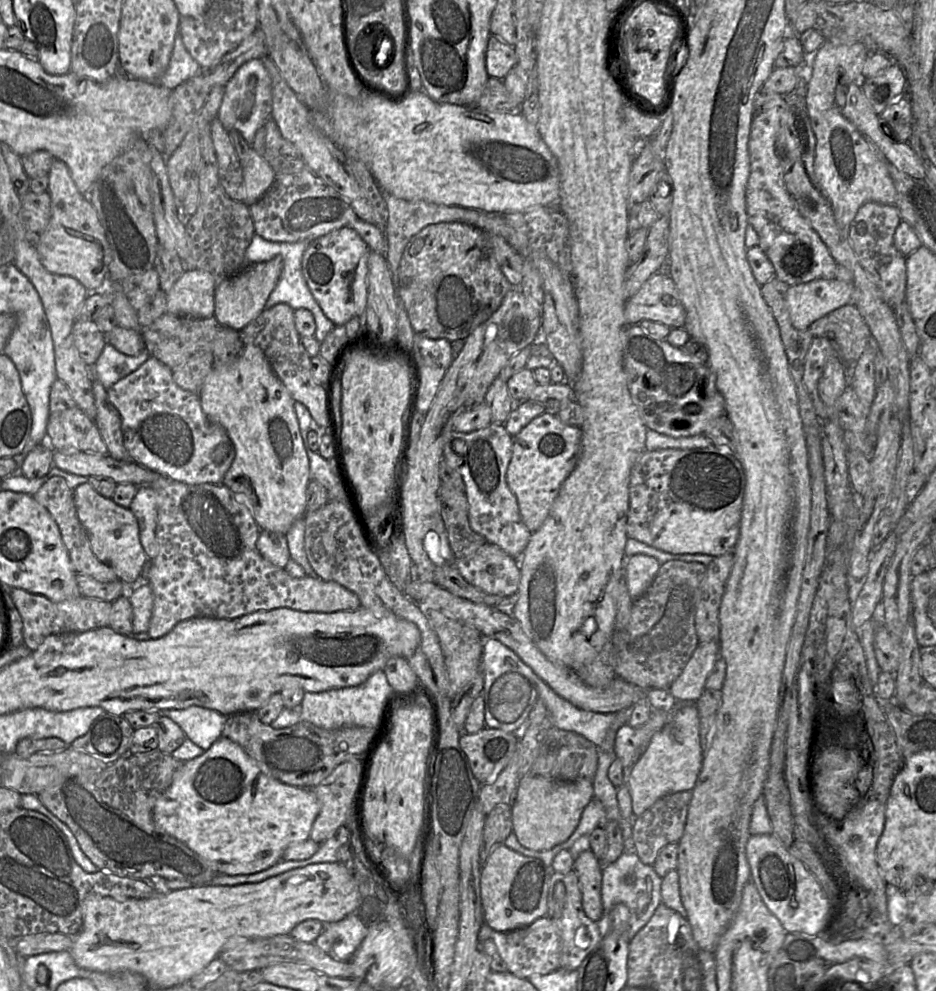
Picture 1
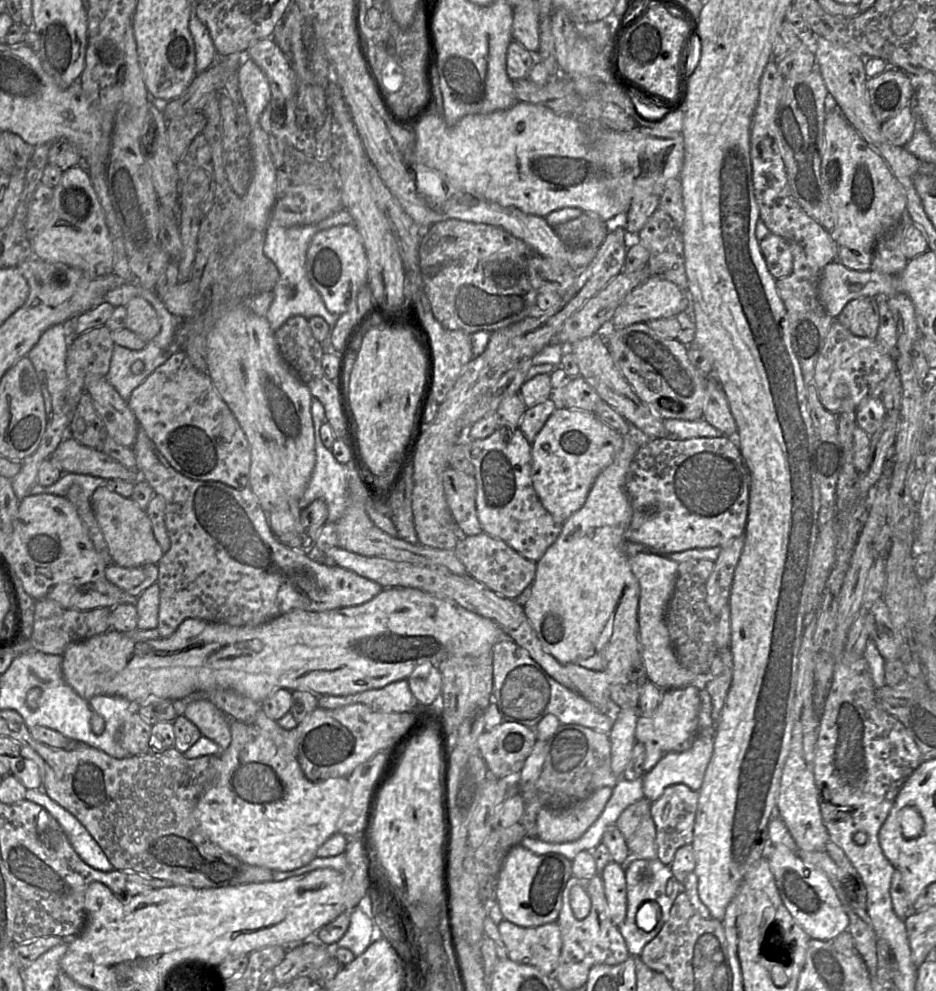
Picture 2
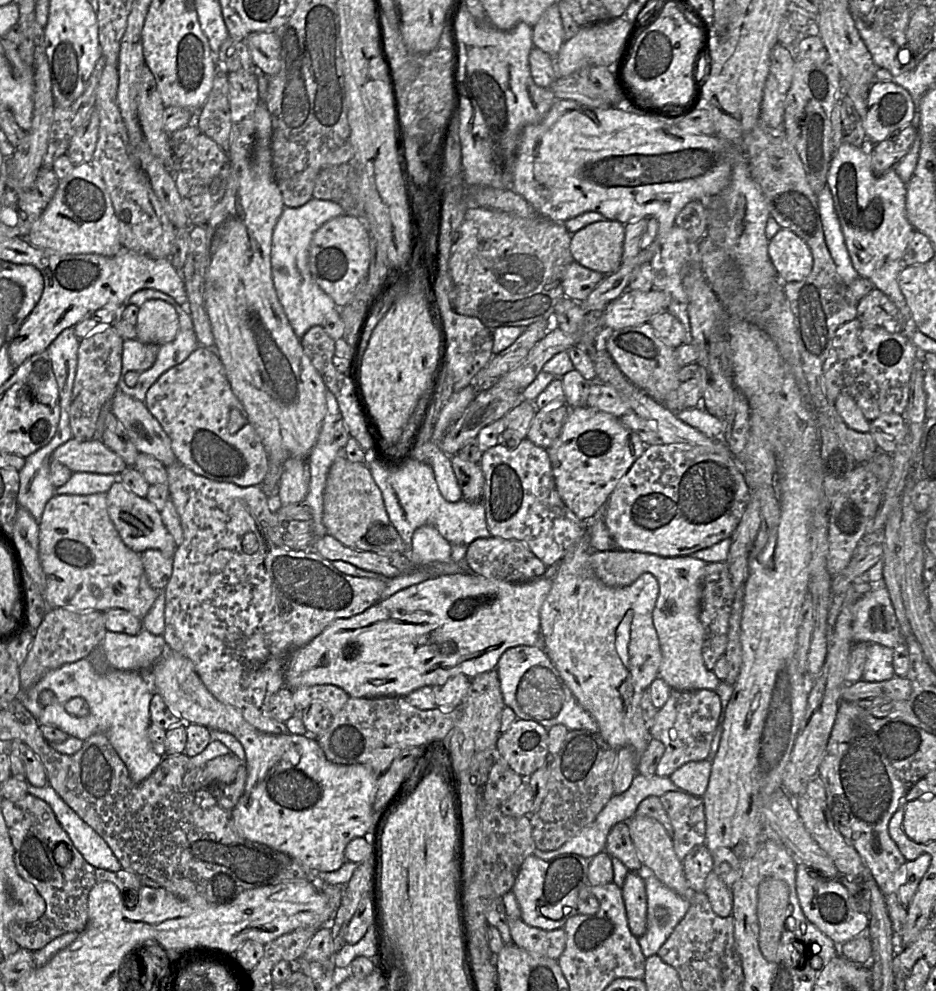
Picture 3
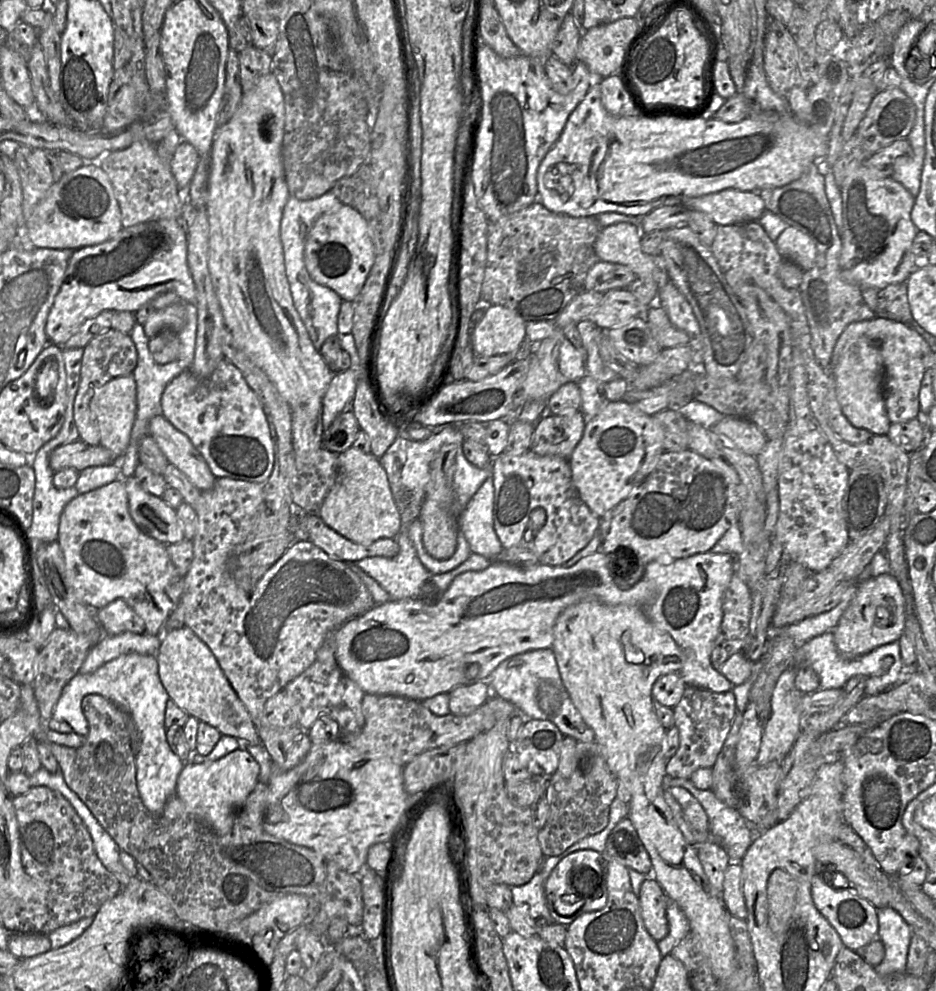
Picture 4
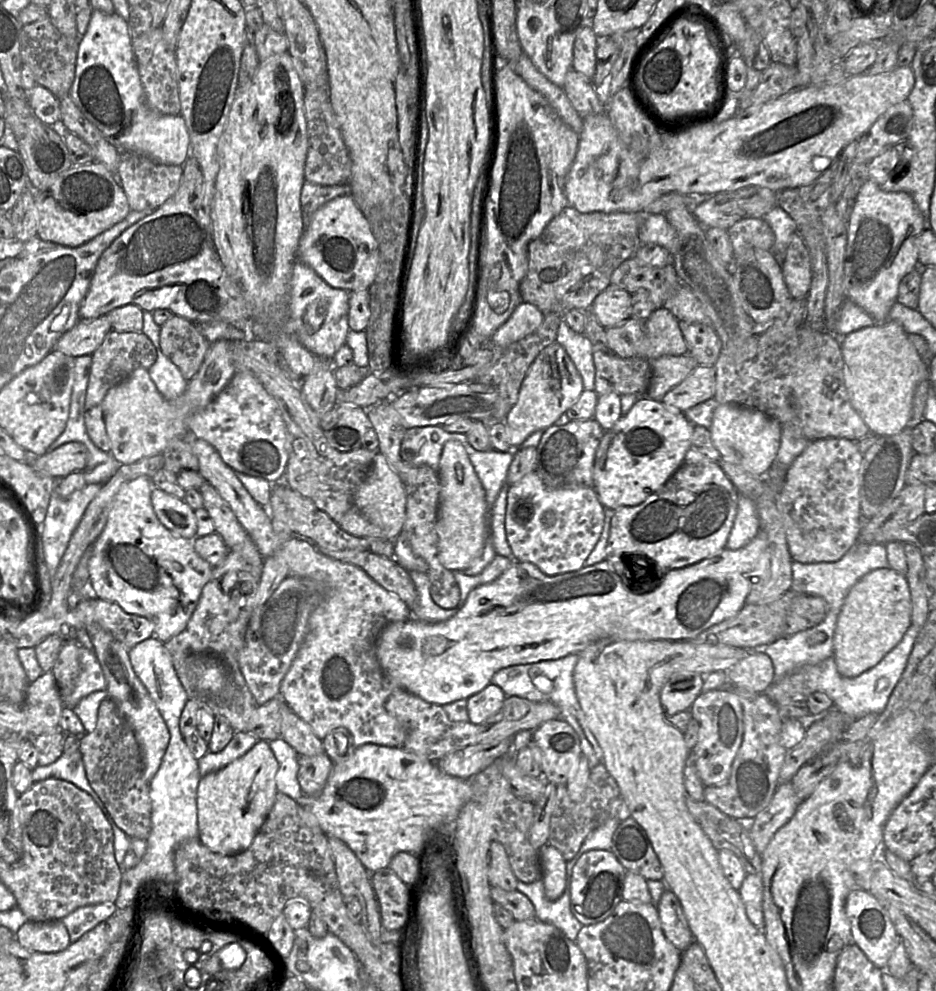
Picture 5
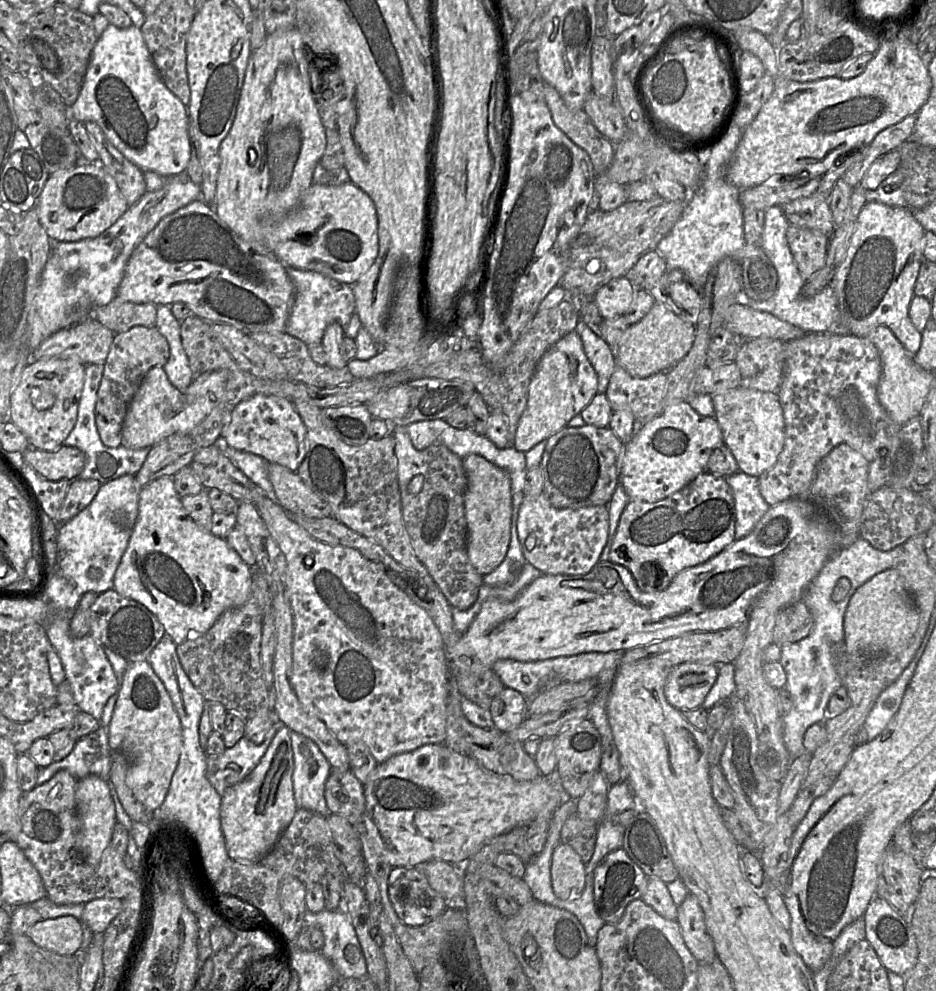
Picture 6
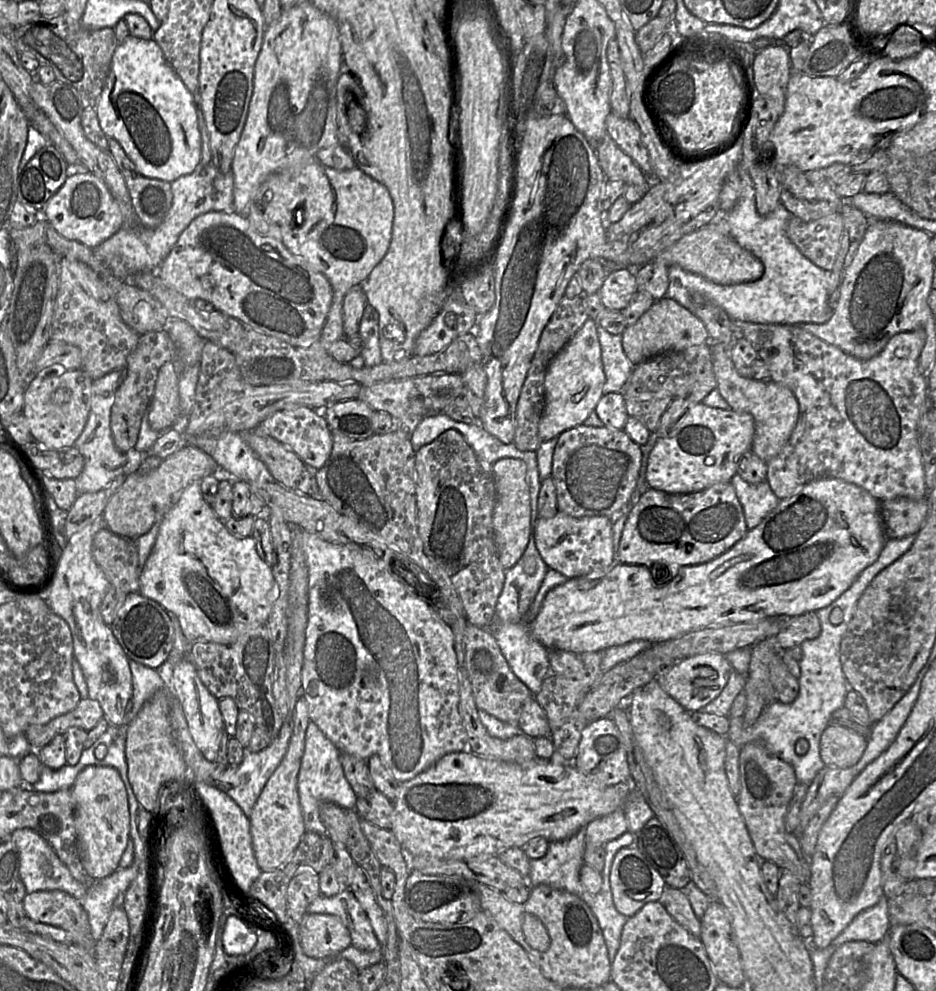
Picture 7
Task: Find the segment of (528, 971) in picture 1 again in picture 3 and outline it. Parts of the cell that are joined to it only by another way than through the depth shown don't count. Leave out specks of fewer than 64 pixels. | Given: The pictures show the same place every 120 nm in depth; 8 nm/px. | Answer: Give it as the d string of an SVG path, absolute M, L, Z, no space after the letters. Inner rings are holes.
M509 919L511 942L529 953L558 960L566 944L566 933L560 929L542 930L519 919Z

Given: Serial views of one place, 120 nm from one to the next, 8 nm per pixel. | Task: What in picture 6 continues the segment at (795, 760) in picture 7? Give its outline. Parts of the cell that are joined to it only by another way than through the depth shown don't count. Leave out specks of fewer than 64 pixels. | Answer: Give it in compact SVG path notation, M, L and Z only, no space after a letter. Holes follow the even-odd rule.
M859 538L851 546L839 549L836 554L831 556L805 590L802 600L813 615L814 627L804 639L780 646L779 662L784 667L787 676L783 689L788 691L793 699L792 709L783 716L783 738L791 761L807 752L803 745L806 730L814 724L821 724L826 719L829 699L842 686L834 665L832 646L844 639L844 617L851 597L873 576L894 568L902 551L902 546L882 551ZM842 578L850 581L850 589L841 601L835 602L832 595Z

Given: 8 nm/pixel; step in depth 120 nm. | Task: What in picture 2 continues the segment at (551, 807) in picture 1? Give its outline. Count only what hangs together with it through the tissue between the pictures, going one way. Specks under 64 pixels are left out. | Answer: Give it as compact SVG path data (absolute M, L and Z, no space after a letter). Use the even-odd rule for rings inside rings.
M603 787L595 791L589 798L565 809L548 807L541 809L537 816L536 838L546 843L566 843L580 838L601 815L611 794L611 787Z

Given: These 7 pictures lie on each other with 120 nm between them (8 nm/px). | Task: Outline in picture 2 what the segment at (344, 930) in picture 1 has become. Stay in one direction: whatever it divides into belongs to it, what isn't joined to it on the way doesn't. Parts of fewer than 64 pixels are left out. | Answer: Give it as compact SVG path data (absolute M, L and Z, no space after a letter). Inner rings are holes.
M358 905L350 912L350 925L344 936L334 944L326 945L330 956L340 947L349 949L355 956L361 955L377 935L375 924Z

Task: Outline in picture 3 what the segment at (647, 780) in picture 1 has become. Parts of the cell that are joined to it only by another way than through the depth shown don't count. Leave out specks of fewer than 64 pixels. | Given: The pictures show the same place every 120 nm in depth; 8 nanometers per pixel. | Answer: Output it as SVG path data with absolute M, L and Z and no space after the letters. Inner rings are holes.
M707 759L688 762L673 772L669 779L685 792L702 797L709 783L711 765Z

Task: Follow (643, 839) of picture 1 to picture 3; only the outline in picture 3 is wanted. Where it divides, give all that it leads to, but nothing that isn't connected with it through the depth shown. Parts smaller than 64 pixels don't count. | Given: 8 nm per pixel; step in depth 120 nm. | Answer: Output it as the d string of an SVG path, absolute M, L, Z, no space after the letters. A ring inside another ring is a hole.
M669 791L660 796L673 827L674 850L682 861L698 845L704 844L706 825L701 797L683 791Z

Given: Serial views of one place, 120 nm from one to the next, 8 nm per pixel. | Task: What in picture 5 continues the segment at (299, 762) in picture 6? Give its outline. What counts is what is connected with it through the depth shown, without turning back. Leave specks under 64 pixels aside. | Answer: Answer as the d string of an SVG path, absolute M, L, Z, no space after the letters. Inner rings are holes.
M282 737L268 741L279 764L276 774L277 791L293 800L304 796L298 782L299 754Z

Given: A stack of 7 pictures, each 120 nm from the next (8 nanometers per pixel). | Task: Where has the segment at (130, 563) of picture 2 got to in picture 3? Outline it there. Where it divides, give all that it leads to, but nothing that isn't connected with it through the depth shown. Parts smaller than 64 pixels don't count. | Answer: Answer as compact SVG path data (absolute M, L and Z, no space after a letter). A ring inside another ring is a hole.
M121 481L111 486L106 492L106 497L109 516L127 547L138 553L157 549L166 556L174 554L178 545L165 527L160 510L146 497L136 495Z

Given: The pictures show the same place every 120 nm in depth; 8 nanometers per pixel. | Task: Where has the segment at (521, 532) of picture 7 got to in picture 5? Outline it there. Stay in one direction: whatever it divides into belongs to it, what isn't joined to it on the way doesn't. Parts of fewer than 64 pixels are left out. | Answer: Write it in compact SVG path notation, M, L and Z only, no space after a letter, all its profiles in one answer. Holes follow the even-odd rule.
M447 441L437 469L440 499L436 523L438 558L451 571L463 571L479 559L489 538L489 509L485 490L463 446Z

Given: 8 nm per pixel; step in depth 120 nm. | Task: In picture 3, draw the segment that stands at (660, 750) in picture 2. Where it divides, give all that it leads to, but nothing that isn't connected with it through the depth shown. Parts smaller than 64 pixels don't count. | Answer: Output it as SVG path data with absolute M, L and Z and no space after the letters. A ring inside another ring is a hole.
M713 690L672 691L649 725L652 738L661 741L665 746L655 774L669 778L682 765L707 759L720 723L721 712L721 699Z

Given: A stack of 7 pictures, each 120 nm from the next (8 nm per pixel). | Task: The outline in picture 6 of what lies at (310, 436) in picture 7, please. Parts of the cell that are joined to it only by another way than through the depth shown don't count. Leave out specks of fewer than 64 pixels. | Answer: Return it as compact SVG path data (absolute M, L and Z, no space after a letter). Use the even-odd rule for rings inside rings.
M256 394L241 401L232 411L221 439L237 450L256 454L268 463L277 463L296 471L305 457L305 425L292 400L274 395Z

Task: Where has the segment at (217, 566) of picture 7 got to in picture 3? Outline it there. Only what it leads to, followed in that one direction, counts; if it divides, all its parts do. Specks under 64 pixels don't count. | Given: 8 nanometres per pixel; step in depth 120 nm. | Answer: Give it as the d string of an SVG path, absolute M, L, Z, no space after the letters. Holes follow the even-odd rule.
M106 493L90 495L56 494L46 504L39 523L39 557L46 575L43 597L49 608L101 611L122 608L142 620L152 608L158 590L151 587L141 553L131 550L121 539L107 508Z

